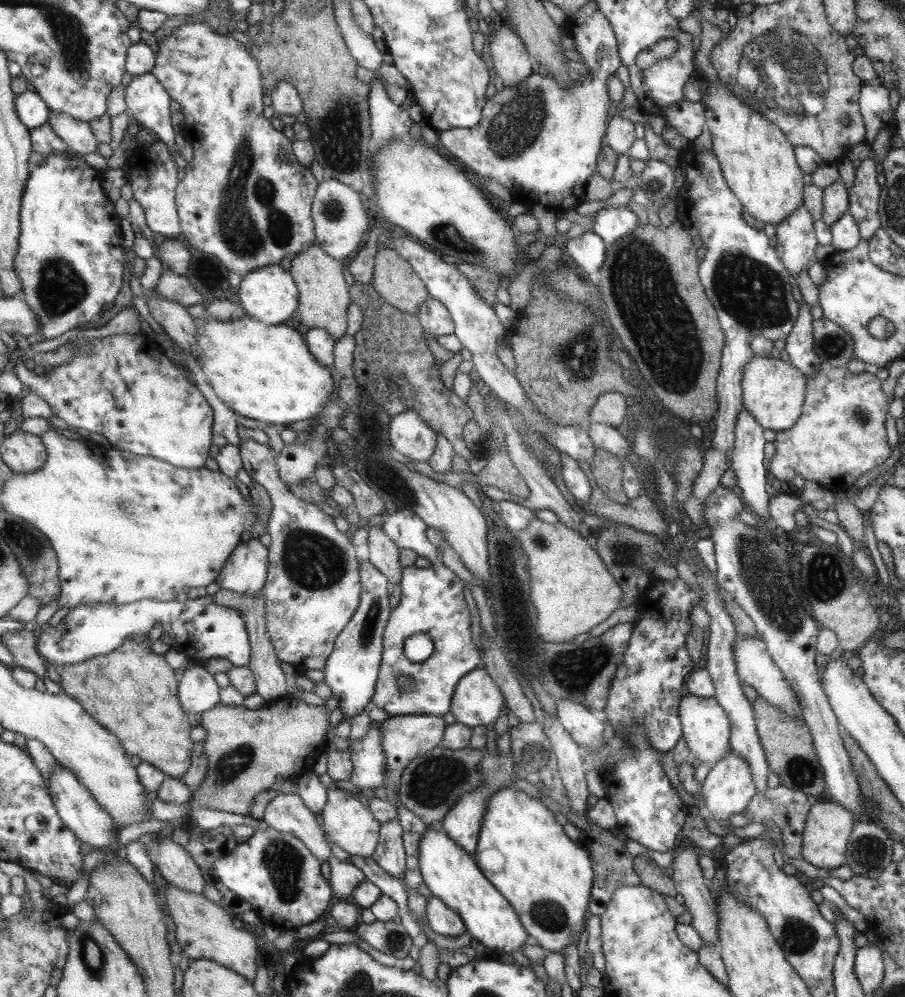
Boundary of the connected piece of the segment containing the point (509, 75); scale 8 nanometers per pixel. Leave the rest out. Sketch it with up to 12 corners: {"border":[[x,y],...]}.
{"border":[[508,24],[493,31],[493,70],[504,86],[532,78],[522,38]]}

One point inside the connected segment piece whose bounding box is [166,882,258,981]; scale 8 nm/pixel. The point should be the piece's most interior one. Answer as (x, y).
(204, 929)

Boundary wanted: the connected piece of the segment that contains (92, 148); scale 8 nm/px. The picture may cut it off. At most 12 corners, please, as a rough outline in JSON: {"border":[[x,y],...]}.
{"border":[[51,114],[56,133],[72,152],[100,152],[90,123]]}

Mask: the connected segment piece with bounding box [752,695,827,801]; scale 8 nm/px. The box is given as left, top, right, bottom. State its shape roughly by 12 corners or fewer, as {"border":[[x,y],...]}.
{"border":[[758,695],[753,716],[769,770],[812,800],[827,797],[814,736]]}

